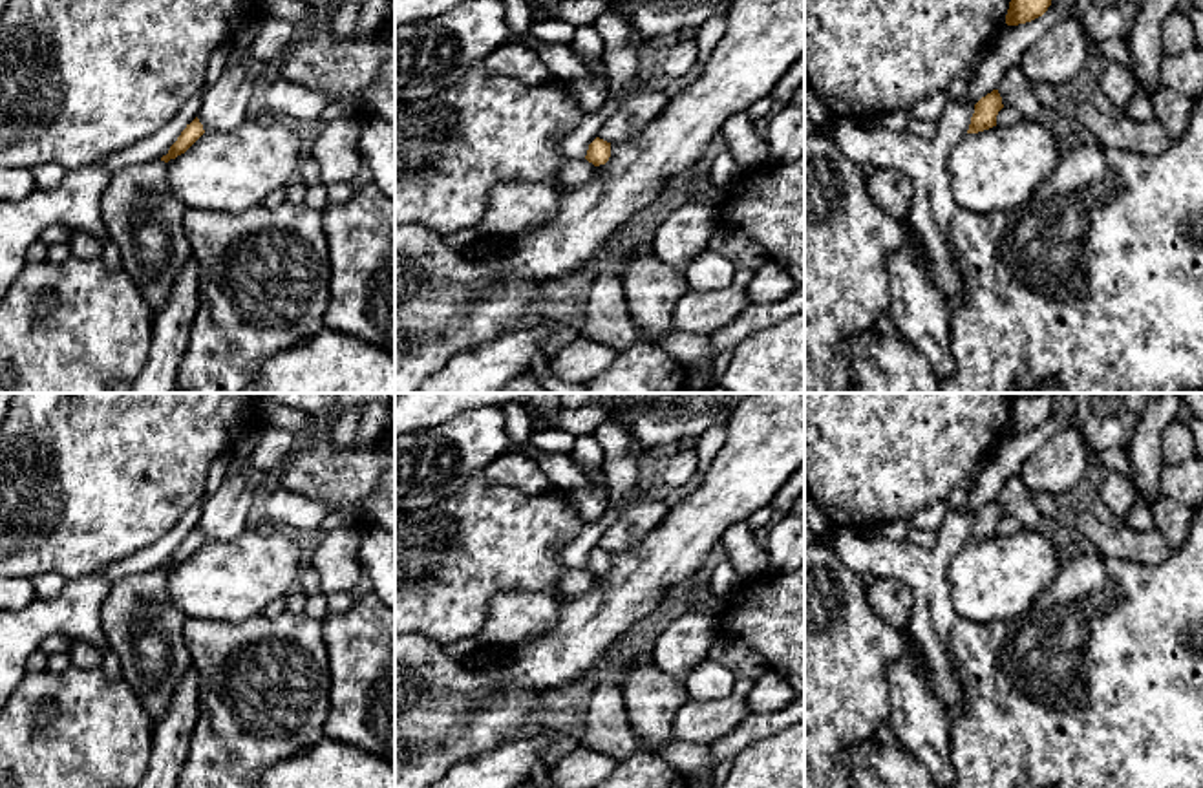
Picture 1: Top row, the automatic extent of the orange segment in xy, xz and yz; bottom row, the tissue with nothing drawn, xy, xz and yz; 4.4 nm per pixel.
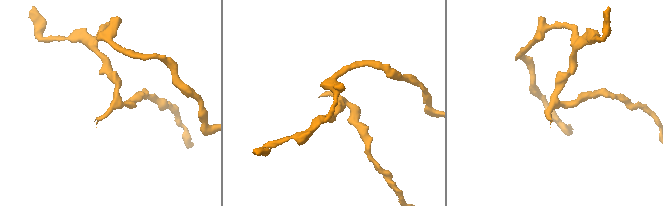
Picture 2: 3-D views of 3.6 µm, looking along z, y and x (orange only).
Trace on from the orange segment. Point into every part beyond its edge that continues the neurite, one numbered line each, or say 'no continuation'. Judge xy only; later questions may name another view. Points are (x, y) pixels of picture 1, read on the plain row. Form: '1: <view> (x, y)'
1: xy (143, 628)

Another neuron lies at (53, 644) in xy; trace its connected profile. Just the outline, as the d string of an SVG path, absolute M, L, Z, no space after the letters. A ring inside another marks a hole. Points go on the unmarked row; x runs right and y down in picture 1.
M51 634L48 638L44 638L38 645L38 651L49 655L55 653L68 653L68 649L71 647L73 638L64 636L64 634Z

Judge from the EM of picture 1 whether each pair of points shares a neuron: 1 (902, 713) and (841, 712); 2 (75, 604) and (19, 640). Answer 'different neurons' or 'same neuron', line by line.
1: different neurons
2: same neuron

